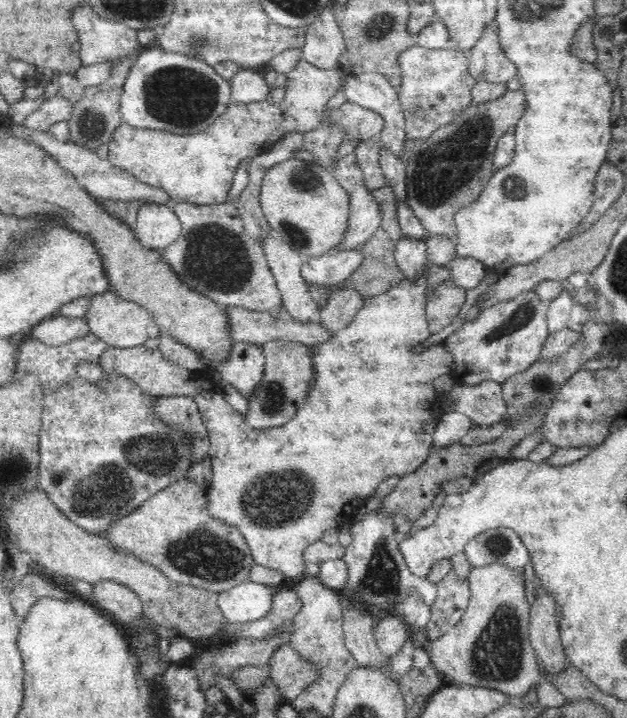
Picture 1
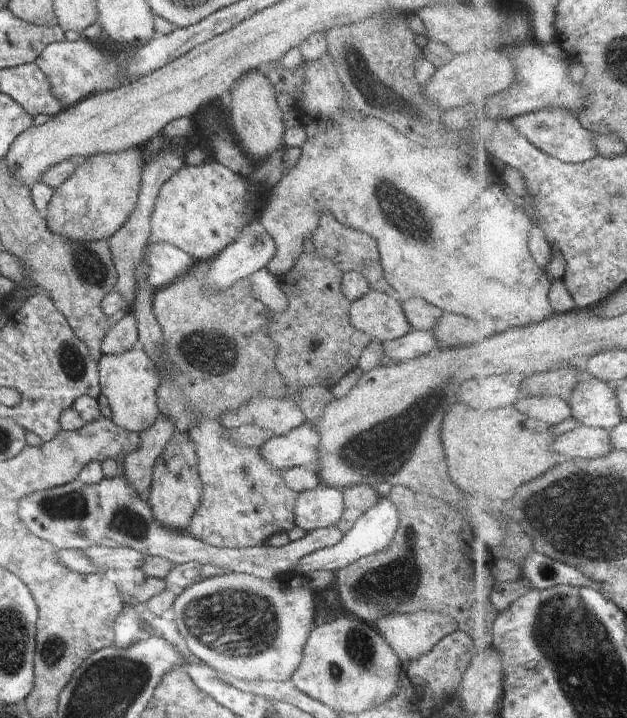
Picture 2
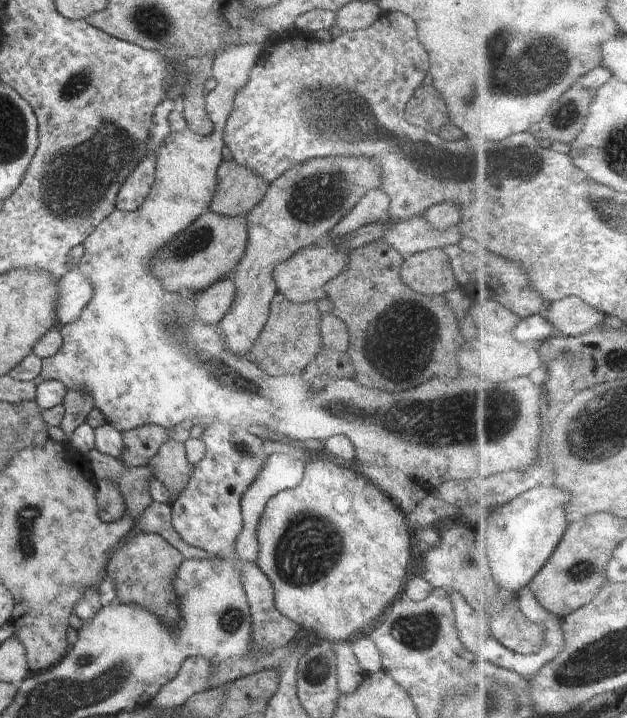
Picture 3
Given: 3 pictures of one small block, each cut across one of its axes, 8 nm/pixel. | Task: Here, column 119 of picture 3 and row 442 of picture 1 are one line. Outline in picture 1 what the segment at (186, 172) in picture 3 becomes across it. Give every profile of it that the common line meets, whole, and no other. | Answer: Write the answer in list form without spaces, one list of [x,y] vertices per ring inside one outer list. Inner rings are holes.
[[[430,263],[426,264],[426,270],[416,278],[416,280],[408,280],[405,278],[396,288],[390,289],[388,292],[366,298],[364,306],[358,311],[358,314],[351,320],[350,324],[342,330],[336,331],[334,336],[322,344],[311,346],[311,355],[314,363],[315,377],[308,391],[305,403],[297,410],[292,420],[289,420],[281,427],[267,429],[253,429],[246,424],[243,416],[236,411],[222,395],[222,386],[218,384],[216,379],[208,371],[186,371],[185,368],[171,363],[164,358],[162,351],[156,347],[154,349],[140,345],[132,348],[116,348],[108,347],[99,358],[99,365],[103,368],[104,374],[118,374],[124,376],[127,380],[132,380],[144,392],[148,392],[155,397],[169,396],[191,396],[194,397],[196,404],[201,412],[201,419],[209,432],[209,451],[208,456],[212,462],[213,477],[210,482],[210,487],[206,489],[208,495],[208,513],[214,519],[228,523],[230,526],[238,527],[238,530],[246,543],[250,547],[254,562],[262,566],[274,568],[276,572],[282,572],[284,578],[298,578],[304,573],[304,550],[321,539],[324,532],[331,528],[340,528],[343,524],[341,518],[352,505],[353,508],[360,506],[368,497],[378,488],[378,484],[389,476],[403,477],[408,473],[414,472],[429,455],[433,439],[435,424],[439,419],[440,410],[439,400],[434,390],[433,380],[436,377],[450,375],[452,366],[450,360],[446,360],[446,352],[426,352],[426,356],[418,356],[418,352],[412,352],[412,348],[416,344],[424,342],[430,338],[431,332],[428,328],[425,308],[427,303],[427,268]]]

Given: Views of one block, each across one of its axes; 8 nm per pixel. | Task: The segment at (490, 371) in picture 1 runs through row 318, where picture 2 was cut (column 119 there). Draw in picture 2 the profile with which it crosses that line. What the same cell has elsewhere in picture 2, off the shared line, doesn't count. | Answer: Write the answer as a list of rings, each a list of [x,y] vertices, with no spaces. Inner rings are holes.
[[[116,474],[113,477],[104,477],[100,482],[93,485],[85,485],[80,480],[74,480],[71,483],[59,486],[45,491],[33,492],[32,496],[27,496],[20,502],[18,510],[22,522],[41,539],[51,542],[57,549],[82,549],[83,551],[90,547],[130,547],[138,552],[144,553],[150,557],[160,557],[169,560],[174,565],[183,565],[189,562],[205,565],[211,565],[224,568],[230,573],[246,573],[260,576],[261,579],[271,579],[272,577],[283,576],[292,573],[297,567],[299,560],[307,554],[314,551],[333,547],[337,545],[345,535],[338,527],[328,527],[318,529],[309,533],[298,540],[289,541],[281,547],[270,547],[266,544],[260,547],[227,549],[226,547],[213,547],[189,534],[189,531],[181,531],[172,527],[163,525],[155,519],[153,510],[147,501],[143,501],[132,488],[132,485],[124,478],[122,474]]]

